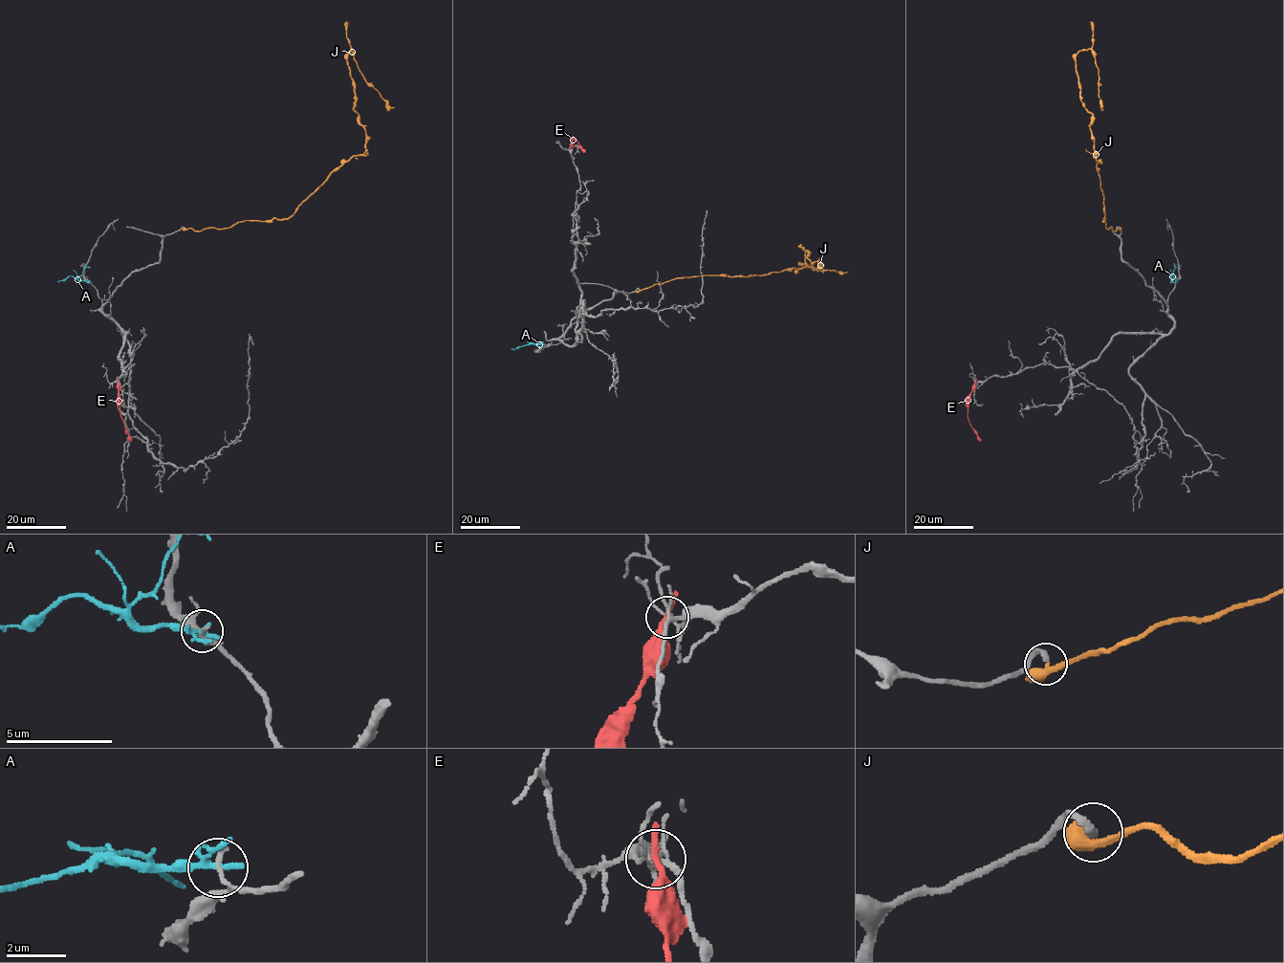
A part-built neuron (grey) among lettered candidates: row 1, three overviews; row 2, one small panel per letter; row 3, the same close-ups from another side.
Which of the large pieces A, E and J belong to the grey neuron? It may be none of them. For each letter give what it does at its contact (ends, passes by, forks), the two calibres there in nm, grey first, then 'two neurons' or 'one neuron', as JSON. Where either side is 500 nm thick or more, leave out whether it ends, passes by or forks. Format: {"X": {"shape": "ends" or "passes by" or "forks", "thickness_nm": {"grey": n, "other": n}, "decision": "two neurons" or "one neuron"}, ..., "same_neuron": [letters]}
{"A": {"shape": "passes by", "thickness_nm": {"grey": 180, "other": 240}, "decision": "two neurons"}, "E": {"shape": "ends", "thickness_nm": {"grey": 160, "other": 300}, "decision": "two neurons"}, "J": {"shape": "passes by", "thickness_nm": {"grey": 240, "other": 400}, "decision": "one neuron"}, "same_neuron": ["J"]}

